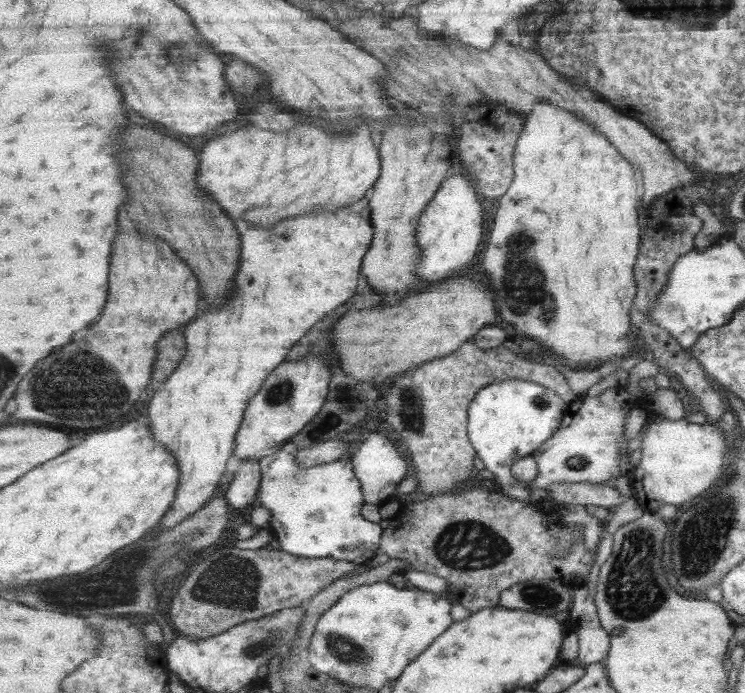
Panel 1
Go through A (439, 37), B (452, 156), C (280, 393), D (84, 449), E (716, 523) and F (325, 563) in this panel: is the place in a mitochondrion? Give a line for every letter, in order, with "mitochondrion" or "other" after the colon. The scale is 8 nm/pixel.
A: other
B: other
C: mitochondrion
D: other
E: mitochondrion
F: other

